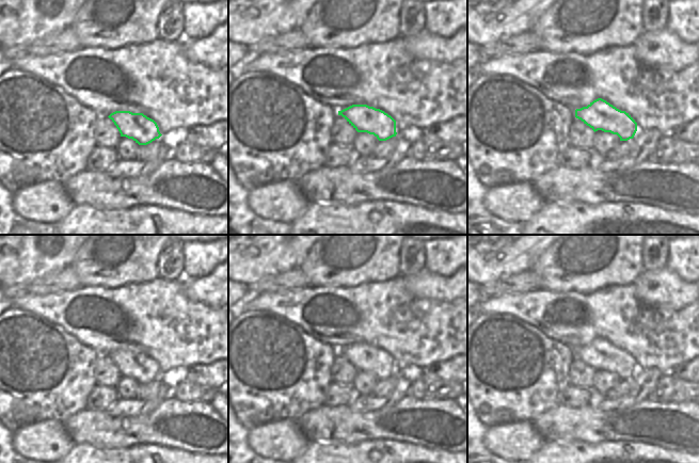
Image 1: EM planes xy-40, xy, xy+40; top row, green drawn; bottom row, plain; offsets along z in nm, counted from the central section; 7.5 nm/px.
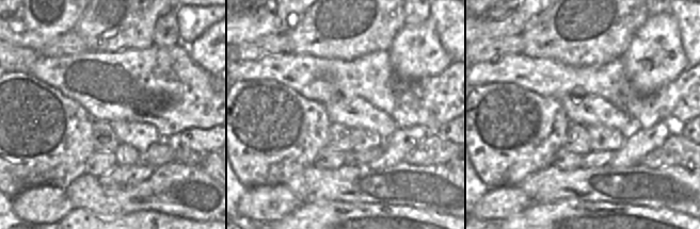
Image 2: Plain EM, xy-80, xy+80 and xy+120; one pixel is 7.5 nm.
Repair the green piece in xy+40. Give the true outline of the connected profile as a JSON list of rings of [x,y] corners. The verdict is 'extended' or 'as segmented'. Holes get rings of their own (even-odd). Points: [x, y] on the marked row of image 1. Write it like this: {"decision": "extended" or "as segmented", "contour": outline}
{"decision": "as segmented", "contour": [[[602,98],[590,102],[587,107],[575,110],[575,117],[589,126],[594,132],[602,130],[617,134],[620,141],[633,139],[637,131],[637,123],[625,111],[621,111]]]}

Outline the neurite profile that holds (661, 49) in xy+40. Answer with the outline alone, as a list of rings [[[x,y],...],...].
[[[666,28],[642,32],[633,45],[639,62],[651,68],[681,70],[699,60],[699,42],[685,43]]]

